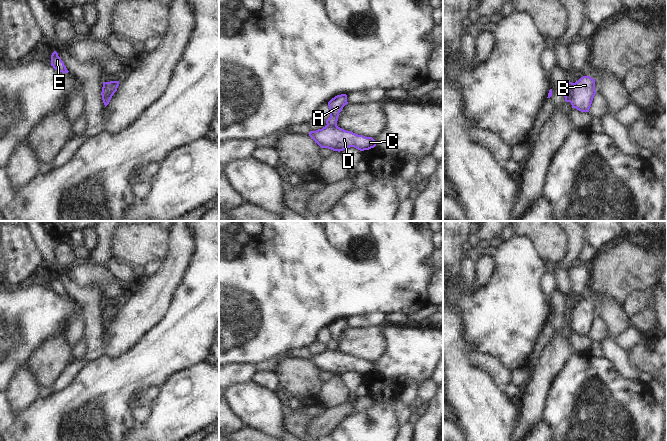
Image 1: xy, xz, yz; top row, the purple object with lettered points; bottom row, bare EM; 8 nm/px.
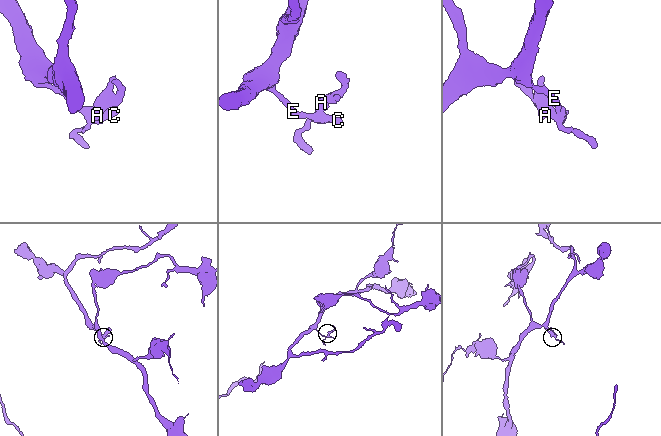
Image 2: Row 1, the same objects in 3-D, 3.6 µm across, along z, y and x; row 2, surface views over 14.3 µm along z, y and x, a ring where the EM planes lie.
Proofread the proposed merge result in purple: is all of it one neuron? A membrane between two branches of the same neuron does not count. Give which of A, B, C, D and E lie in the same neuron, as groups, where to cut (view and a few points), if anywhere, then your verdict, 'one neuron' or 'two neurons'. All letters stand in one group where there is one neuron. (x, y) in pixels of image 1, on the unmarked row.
A / B C D E | yz (573, 307), (573, 316), (569, 325) | two neurons

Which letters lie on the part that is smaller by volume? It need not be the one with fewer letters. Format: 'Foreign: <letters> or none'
Foreign: A

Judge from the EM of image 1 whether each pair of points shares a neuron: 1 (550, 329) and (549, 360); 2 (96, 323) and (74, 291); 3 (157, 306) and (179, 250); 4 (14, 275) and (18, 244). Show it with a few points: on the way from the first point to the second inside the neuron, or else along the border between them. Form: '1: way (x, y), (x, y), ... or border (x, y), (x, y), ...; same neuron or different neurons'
1: border (564, 326), (545, 346), (538, 360); different neurons
2: way (92, 315), (91, 308), (82, 299); same neuron
3: way (157, 292), (169, 276), (174, 264); same neuron
4: way (18, 267), (18, 252); same neuron

